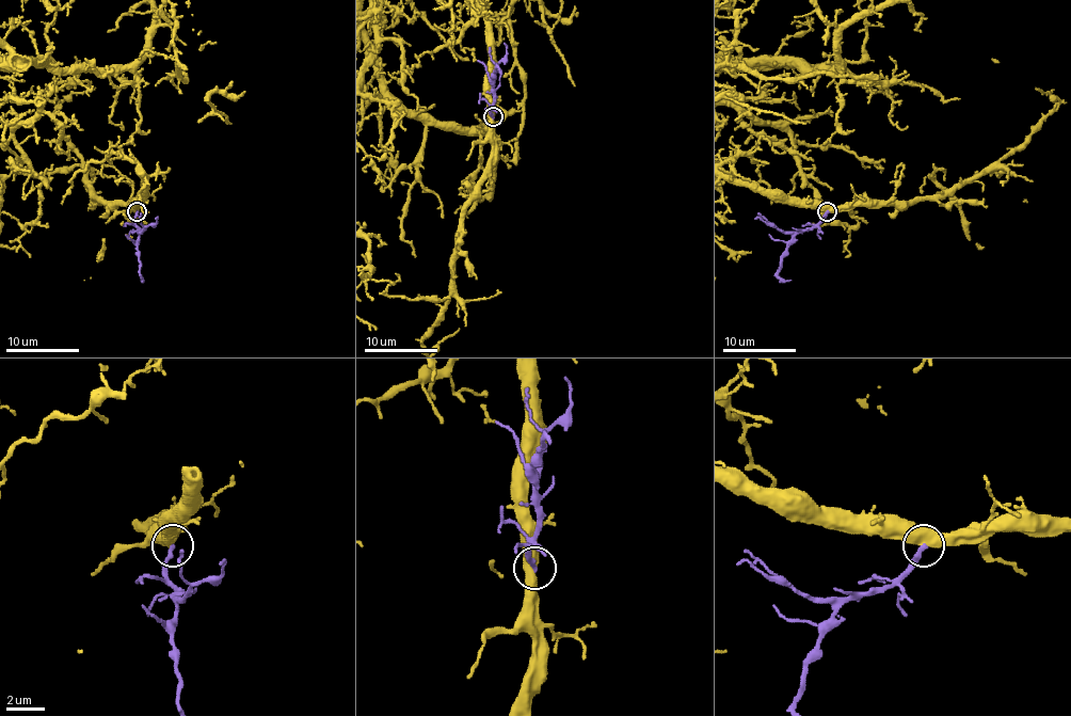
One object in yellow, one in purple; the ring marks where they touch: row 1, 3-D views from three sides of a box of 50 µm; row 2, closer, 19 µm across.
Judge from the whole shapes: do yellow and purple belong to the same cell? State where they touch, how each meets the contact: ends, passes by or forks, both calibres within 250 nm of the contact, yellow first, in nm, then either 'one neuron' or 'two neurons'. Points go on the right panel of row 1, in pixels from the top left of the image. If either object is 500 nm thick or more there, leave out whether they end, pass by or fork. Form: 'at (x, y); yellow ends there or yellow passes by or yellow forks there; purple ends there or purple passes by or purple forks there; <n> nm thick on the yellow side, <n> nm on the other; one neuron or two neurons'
at (827, 211); 550 nm thick on the yellow side, 240 nm on the other; two neurons

